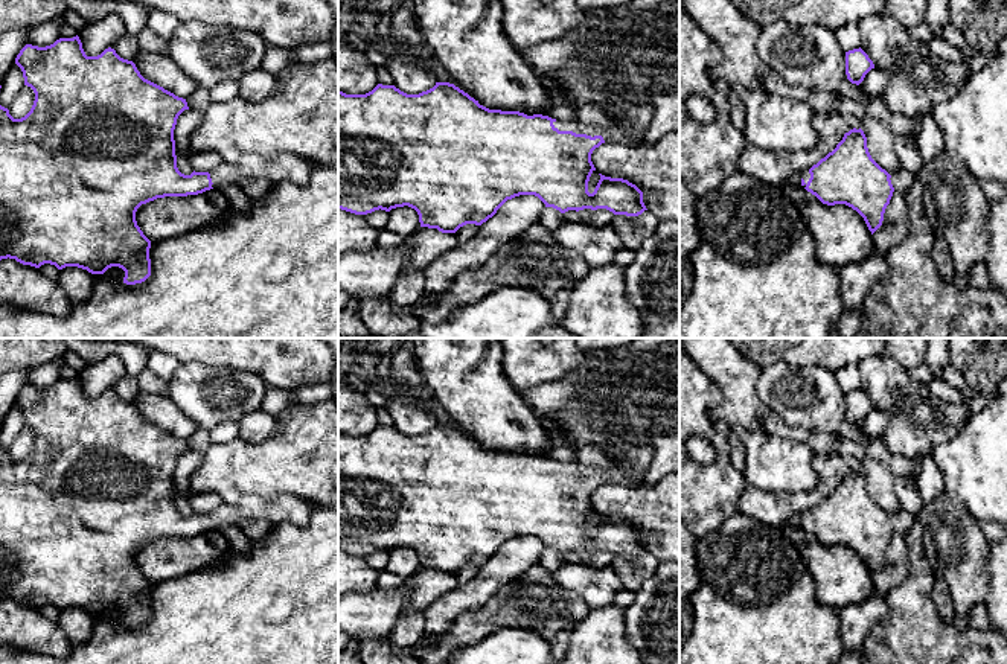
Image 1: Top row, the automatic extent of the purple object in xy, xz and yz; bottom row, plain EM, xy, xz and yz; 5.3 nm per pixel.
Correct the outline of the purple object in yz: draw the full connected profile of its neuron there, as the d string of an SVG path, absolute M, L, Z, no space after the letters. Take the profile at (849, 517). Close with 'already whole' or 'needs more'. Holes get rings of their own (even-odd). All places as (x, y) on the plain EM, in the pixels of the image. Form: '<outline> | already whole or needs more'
M859 469L844 475L836 489L801 513L801 528L823 545L846 545L865 562L871 576L882 567L893 538L891 516L870 496Z | needs more

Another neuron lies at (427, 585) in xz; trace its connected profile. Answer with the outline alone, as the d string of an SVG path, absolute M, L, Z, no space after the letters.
M420 568L416 574L407 577L405 583L411 591L402 612L425 609L433 600L459 586L456 574L442 574L428 568Z

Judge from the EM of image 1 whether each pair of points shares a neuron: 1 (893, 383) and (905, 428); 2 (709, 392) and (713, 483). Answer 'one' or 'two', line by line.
1: one
2: one

